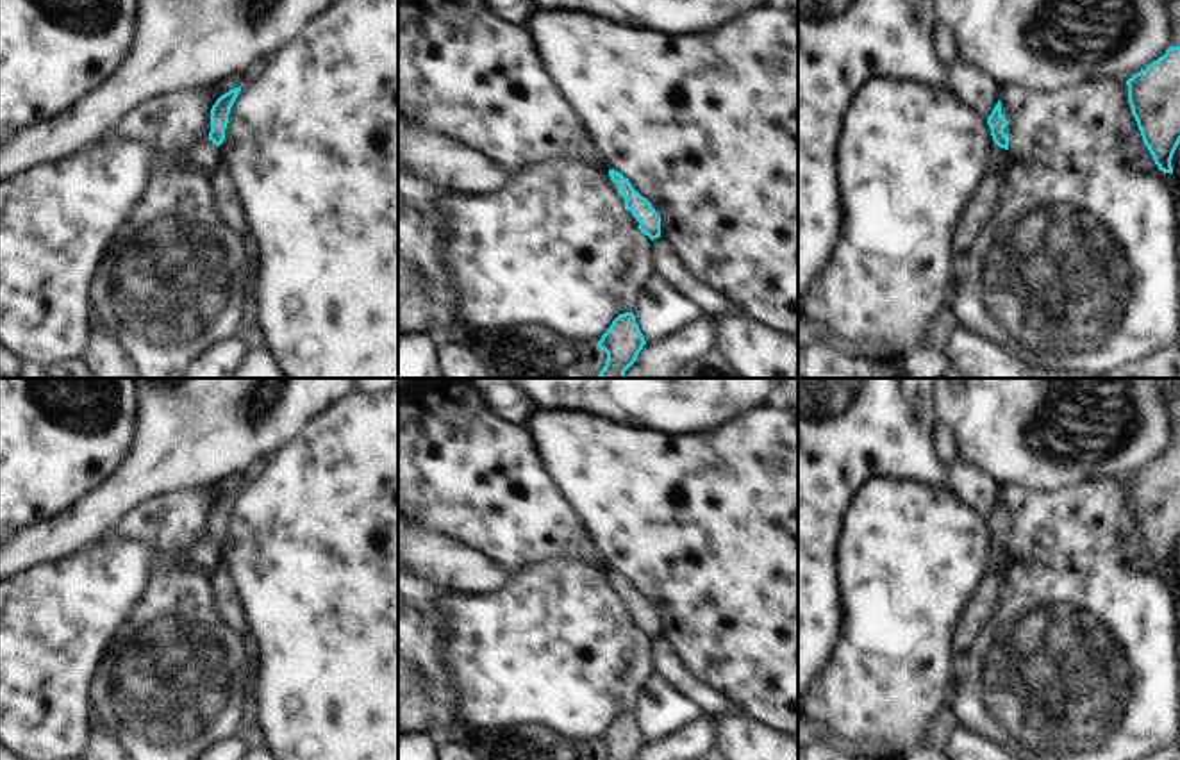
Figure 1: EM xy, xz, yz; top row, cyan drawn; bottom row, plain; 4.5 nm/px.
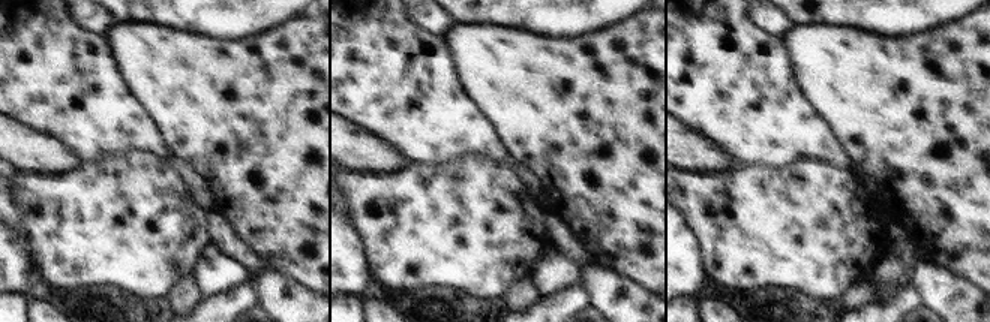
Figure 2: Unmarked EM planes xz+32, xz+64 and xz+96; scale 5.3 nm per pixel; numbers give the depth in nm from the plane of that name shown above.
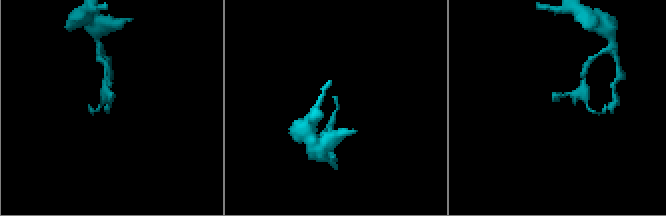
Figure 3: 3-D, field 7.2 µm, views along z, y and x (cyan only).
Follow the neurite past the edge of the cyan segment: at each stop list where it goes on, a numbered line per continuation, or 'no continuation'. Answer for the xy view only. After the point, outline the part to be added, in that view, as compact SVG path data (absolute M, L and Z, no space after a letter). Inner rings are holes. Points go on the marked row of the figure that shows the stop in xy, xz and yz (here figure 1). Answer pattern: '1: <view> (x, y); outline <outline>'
no continuation

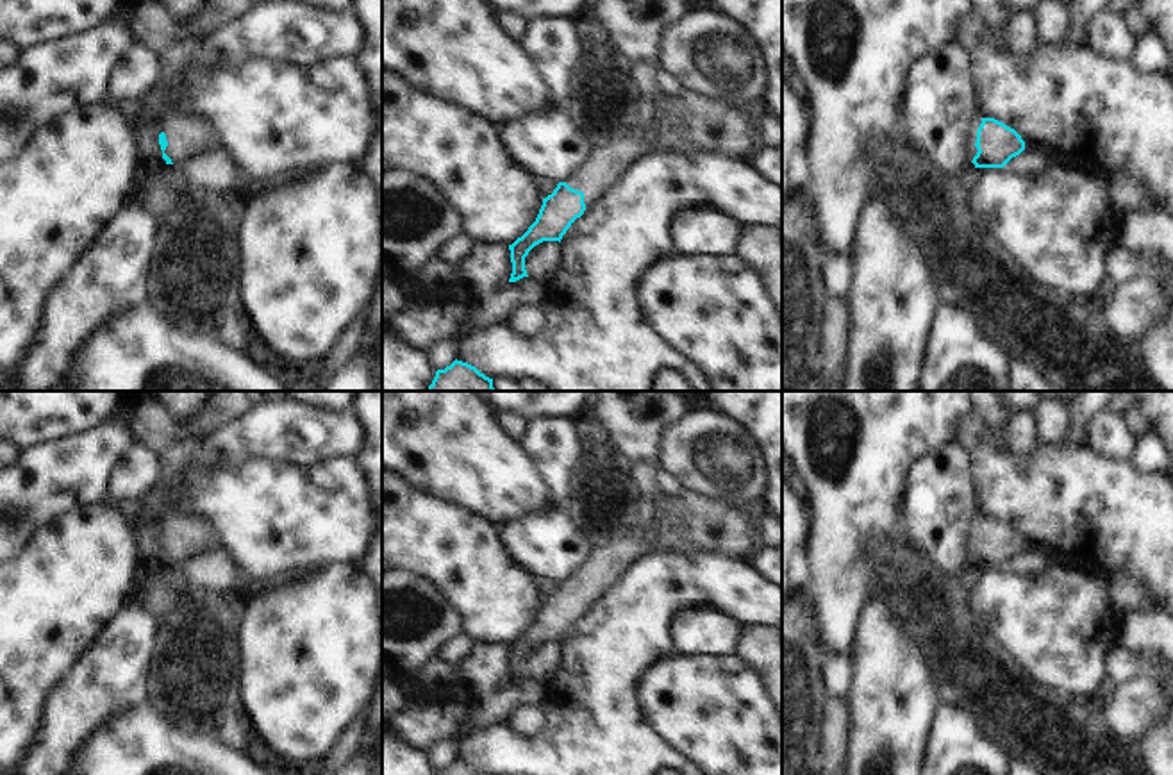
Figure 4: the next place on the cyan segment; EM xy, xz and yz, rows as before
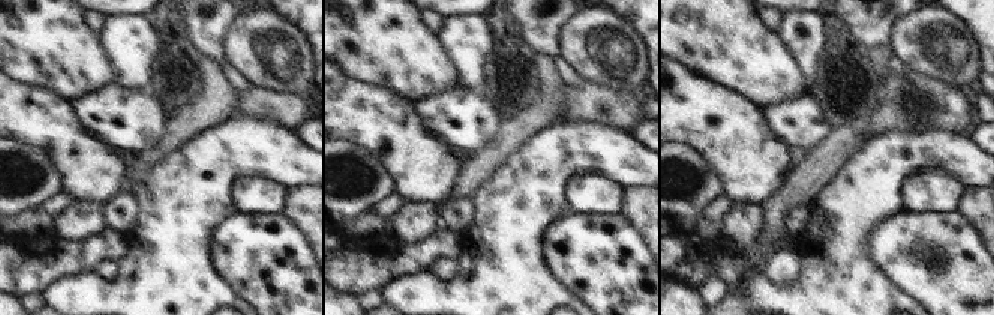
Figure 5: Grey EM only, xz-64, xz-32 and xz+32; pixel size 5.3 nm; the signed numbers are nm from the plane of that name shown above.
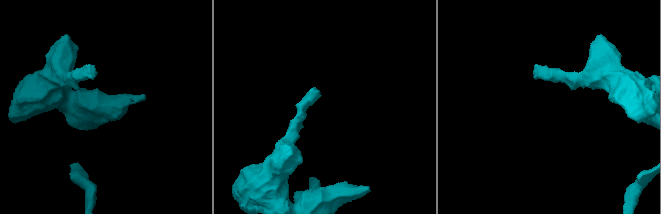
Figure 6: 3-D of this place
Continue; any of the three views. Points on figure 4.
1: yz (972, 149); outline M977 114L977 116L975 116L975 121L973 121L973 125L971 125L971 130L969 130L969 143L968 143L968 154L969 154L971 159L973 159L973 157L977 155L977 152L978 152L977 146L975 146L975 143L977 143L977 130L978 130L980 123L982 123L982 116Z

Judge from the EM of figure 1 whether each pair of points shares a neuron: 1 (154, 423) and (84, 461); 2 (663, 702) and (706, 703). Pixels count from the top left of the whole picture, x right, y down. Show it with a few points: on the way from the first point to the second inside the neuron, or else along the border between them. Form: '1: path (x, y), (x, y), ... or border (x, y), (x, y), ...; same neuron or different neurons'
1: border (140, 396), (138, 432), (132, 450), (116, 470); different neurons
2: border (663, 677), (702, 712); different neurons

